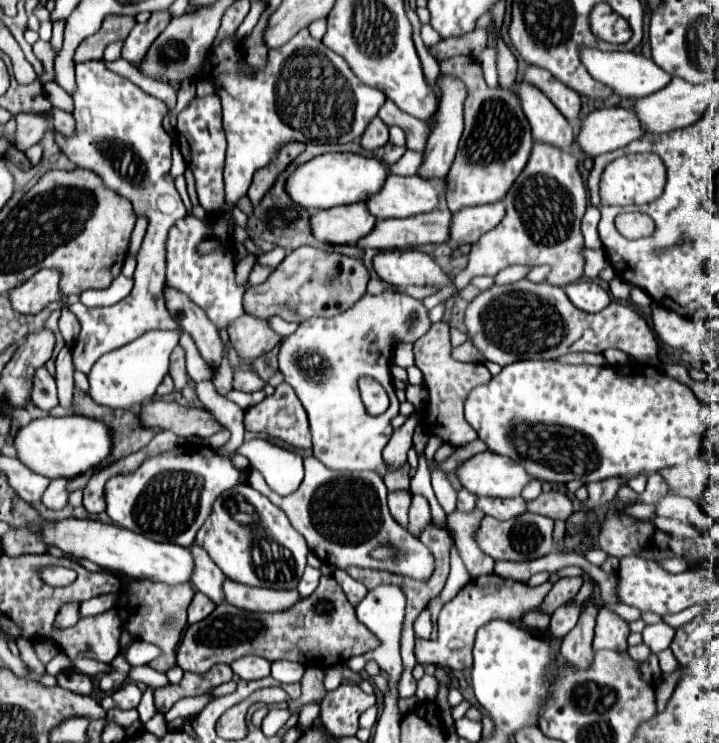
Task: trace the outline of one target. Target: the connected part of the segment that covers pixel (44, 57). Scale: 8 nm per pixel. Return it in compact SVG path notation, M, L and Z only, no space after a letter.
M35 42L33 44L33 52L35 52L35 56L41 60L41 64L43 64L43 76L39 78L43 84L45 82L51 82L51 80L55 80L55 72L53 72L53 60L55 60L55 50L51 48L51 44L49 42Z

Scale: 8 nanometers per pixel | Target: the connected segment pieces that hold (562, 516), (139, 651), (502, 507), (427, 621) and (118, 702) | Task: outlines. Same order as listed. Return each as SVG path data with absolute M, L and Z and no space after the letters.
M551 490L549 494L541 494L535 500L527 500L527 510L535 514L543 514L553 520L567 520L573 514L573 504L567 494Z
M133 642L127 650L127 660L131 666L139 666L139 664L149 664L153 658L157 658L161 654L161 650L155 644L147 644L147 642Z
M477 498L475 508L479 508L483 514L489 514L497 520L515 518L515 514L525 512L525 500L523 498Z
M425 606L425 608L423 608L423 612L417 616L417 620L415 620L413 628L415 628L415 634L417 634L419 638L429 638L429 636L431 636L433 622L431 622L431 612L429 612L429 608L427 608L427 606Z
M127 682L123 684L119 690L115 690L113 694L109 694L107 698L101 700L101 706L105 710L111 710L111 708L137 708L137 704L141 702L141 690L137 684L133 682Z

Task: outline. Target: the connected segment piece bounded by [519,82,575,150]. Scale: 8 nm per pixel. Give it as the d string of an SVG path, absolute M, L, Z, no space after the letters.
M521 82L519 100L521 100L521 108L531 124L535 140L551 142L553 146L559 146L563 150L573 144L575 136L573 136L571 124L549 102L549 98L541 90L537 90L537 86L533 86L529 82Z

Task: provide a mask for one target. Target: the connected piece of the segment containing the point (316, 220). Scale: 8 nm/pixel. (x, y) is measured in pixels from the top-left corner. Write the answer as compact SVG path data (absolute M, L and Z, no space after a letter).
M363 202L335 206L327 210L319 210L309 218L311 234L325 244L347 244L355 246L355 242L371 232L377 218L367 212Z

